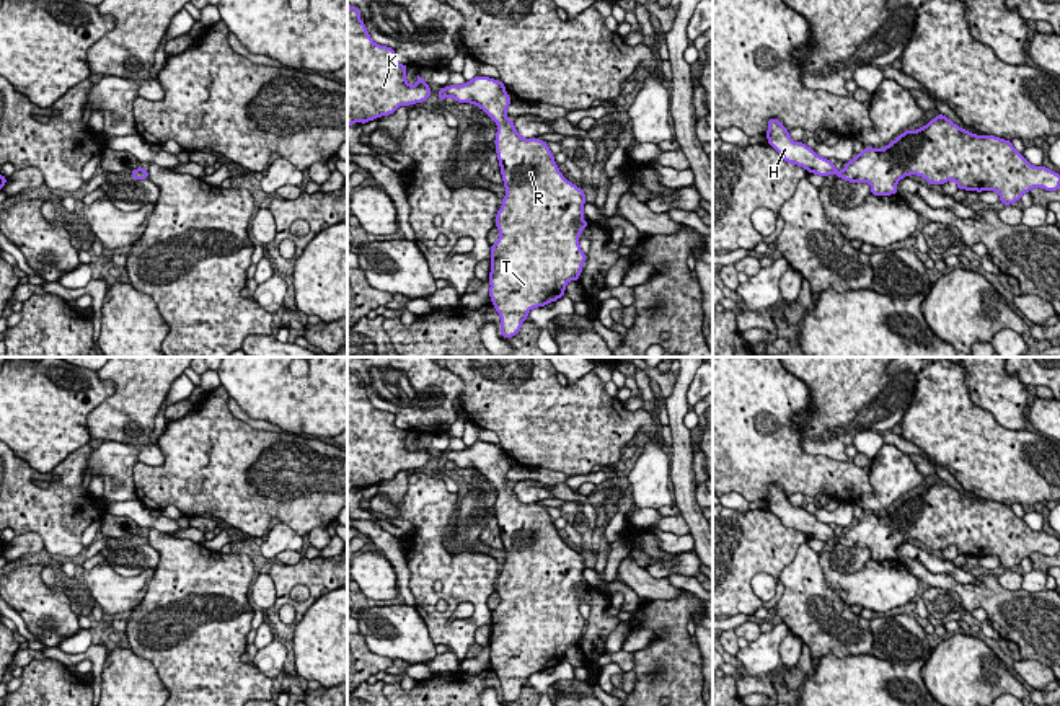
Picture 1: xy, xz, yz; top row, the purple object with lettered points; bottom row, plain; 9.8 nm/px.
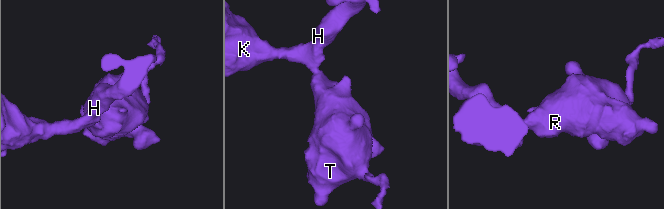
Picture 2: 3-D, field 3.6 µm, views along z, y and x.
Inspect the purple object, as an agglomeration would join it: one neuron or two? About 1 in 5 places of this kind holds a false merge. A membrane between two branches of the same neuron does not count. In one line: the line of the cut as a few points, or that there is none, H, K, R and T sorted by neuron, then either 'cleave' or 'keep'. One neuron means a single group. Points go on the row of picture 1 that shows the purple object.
no cut | H K R T | keep

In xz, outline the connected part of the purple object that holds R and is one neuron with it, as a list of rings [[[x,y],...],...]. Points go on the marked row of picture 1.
[[[476,75],[463,85],[450,85],[448,88],[440,86],[440,101],[448,96],[452,96],[457,103],[471,103],[481,108],[497,124],[494,143],[506,186],[506,197],[502,199],[502,207],[496,215],[496,227],[501,235],[491,246],[489,297],[501,316],[501,336],[512,338],[519,334],[522,323],[527,320],[532,308],[556,302],[564,297],[566,284],[569,280],[579,280],[582,264],[587,259],[579,246],[579,235],[589,225],[589,222],[582,220],[585,194],[581,188],[574,186],[561,174],[545,140],[538,140],[537,137],[523,139],[519,135],[512,119],[506,114],[506,109],[512,104],[512,101],[507,96],[502,82]]]

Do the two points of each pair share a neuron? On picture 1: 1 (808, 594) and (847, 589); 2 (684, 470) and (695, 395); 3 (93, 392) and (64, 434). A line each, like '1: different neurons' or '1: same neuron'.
1: different neurons
2: different neurons
3: same neuron

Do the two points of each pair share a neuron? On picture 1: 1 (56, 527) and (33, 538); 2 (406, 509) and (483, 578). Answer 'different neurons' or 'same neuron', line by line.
1: different neurons
2: same neuron

